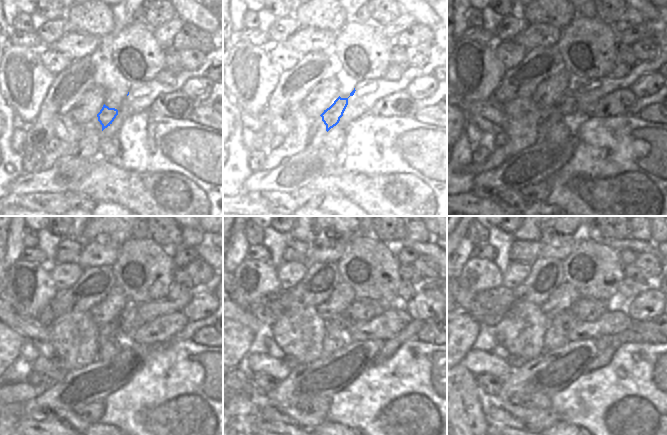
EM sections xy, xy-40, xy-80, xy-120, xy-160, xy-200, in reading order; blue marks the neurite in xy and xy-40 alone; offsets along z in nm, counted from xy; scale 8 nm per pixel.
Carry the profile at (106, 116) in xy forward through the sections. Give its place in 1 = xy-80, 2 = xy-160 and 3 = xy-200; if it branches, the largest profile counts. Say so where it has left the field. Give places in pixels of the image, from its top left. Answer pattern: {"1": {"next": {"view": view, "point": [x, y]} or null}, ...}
{"1": {"next": {"view": "xy-80", "point": [563, 108]}}, "2": {"next": {"view": "xy-160", "point": [364, 305]}}, "3": {"next": {"view": "xy-200", "point": [598, 307]}}}

